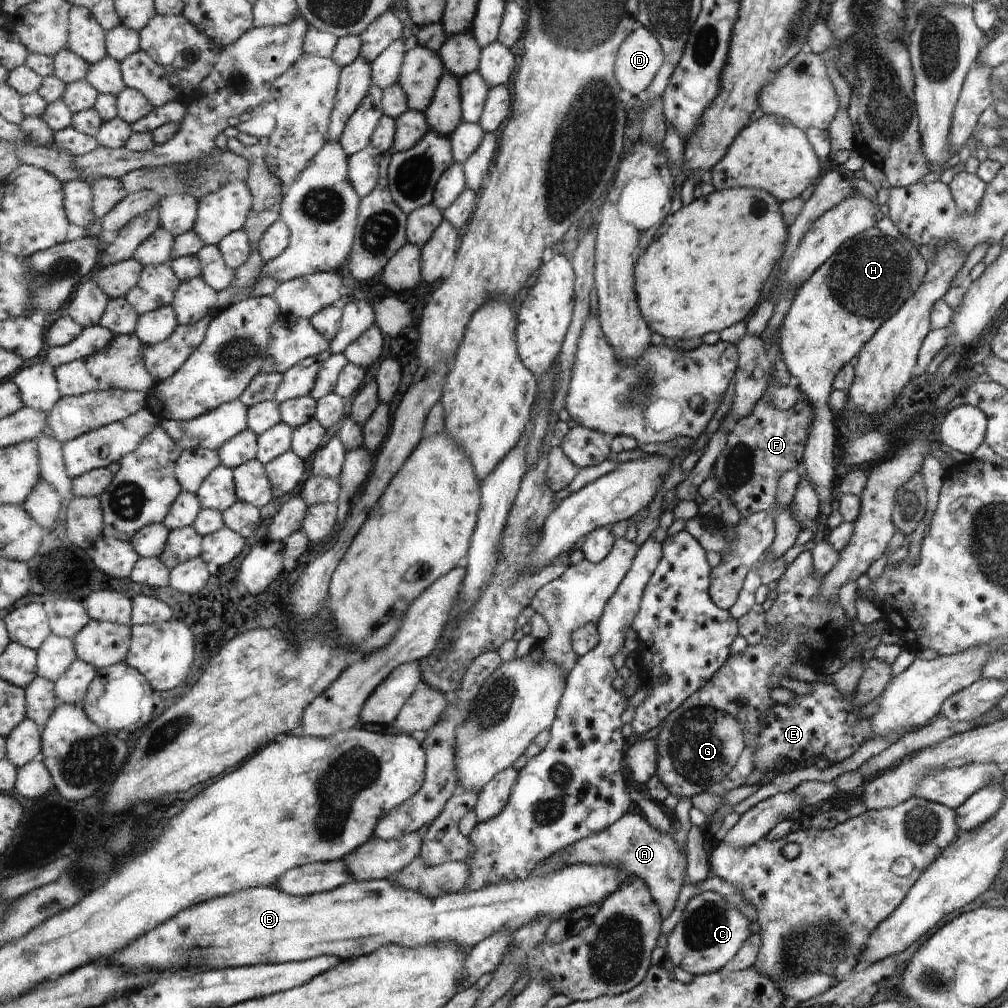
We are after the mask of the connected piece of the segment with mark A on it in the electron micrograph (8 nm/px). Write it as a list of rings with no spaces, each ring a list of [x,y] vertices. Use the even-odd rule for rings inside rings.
[[[628,814],[623,819],[616,820],[611,827],[595,835],[581,839],[579,842],[562,848],[551,855],[543,864],[538,864],[533,870],[538,872],[544,864],[560,860],[562,864],[606,864],[606,866],[622,866],[630,875],[635,875],[644,881],[650,889],[651,896],[659,904],[659,910],[664,920],[672,914],[681,888],[686,883],[686,866],[688,860],[686,850],[681,850],[673,836],[664,834],[662,830],[652,828],[652,824],[642,814]]]

